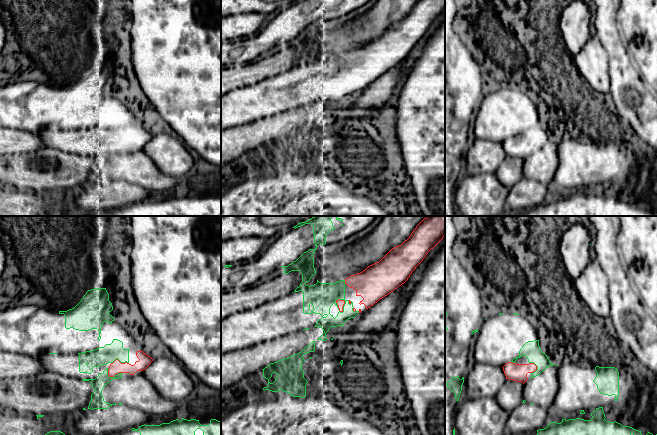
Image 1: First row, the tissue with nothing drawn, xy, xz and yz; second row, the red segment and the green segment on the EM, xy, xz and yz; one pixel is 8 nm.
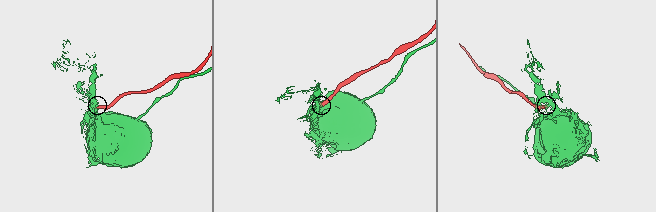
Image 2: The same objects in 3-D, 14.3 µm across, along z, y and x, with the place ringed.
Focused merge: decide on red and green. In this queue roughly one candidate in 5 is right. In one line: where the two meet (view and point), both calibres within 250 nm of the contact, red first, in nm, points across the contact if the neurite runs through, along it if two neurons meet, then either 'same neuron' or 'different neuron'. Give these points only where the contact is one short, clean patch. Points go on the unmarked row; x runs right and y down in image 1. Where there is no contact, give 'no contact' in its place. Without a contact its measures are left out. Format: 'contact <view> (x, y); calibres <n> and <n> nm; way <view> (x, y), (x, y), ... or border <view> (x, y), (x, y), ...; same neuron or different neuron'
contact xz (338, 82); calibres 60 and 220 nm; border xz (338, 74), (336, 77), (337, 83), (342, 88); different neuron

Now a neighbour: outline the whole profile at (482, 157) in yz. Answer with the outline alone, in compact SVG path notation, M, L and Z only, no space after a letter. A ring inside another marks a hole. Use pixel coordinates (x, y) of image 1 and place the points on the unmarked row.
M476 138L464 155L467 173L469 175L495 174L505 157L506 152L502 143Z

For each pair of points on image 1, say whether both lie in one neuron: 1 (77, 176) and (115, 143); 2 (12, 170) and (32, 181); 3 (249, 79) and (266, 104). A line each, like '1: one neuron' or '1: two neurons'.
1: two neurons
2: one neuron
3: two neurons

